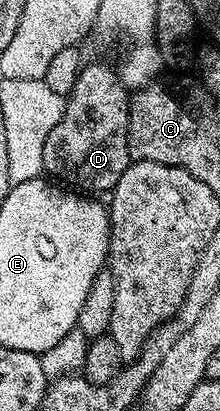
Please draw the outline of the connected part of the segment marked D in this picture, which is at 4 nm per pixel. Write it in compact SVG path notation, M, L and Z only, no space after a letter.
M89 61L66 97L62 120L58 120L54 132L46 136L46 148L42 148L44 174L80 192L112 191L130 164L127 144L129 99L130 91L115 69Z

